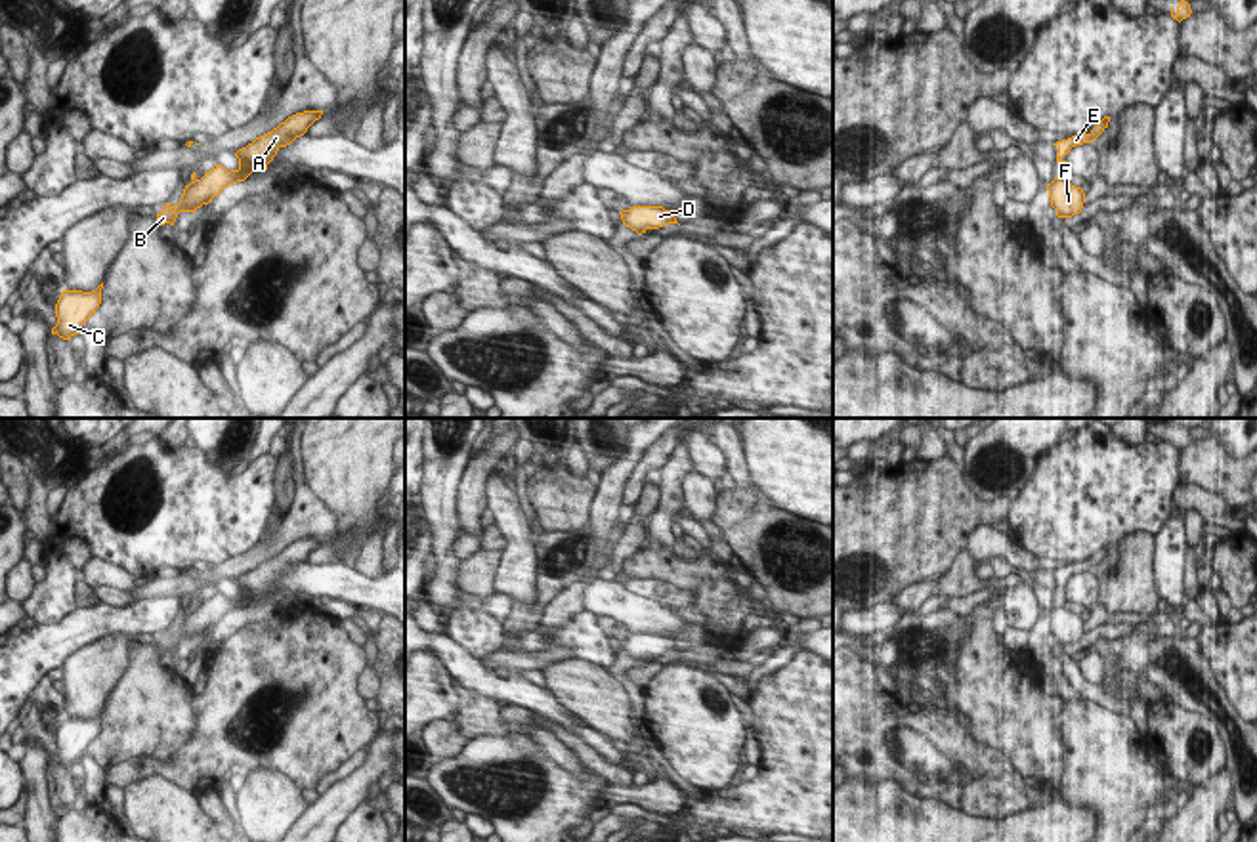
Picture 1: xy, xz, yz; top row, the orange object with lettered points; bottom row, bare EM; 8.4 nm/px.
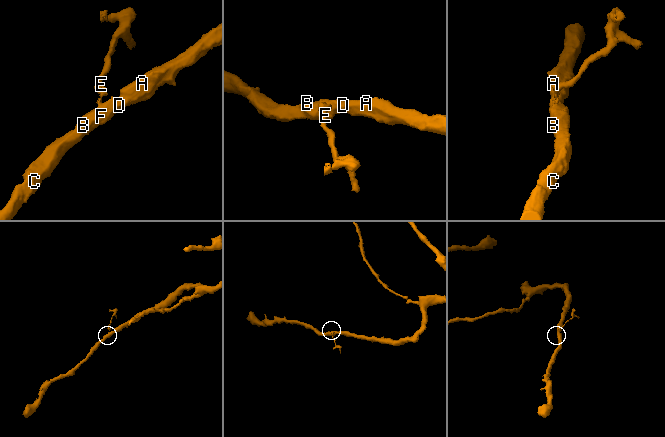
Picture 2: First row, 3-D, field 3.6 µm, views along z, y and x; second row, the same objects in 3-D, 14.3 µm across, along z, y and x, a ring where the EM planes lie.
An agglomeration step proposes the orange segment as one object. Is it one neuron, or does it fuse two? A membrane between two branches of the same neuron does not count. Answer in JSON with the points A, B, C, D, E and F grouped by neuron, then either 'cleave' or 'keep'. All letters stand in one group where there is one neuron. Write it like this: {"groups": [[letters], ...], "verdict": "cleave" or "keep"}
{"groups": [["A", "B", "C", "D", "F"], ["E"]], "verdict": "cleave"}

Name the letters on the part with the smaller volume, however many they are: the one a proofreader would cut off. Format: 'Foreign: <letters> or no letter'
Foreign: E

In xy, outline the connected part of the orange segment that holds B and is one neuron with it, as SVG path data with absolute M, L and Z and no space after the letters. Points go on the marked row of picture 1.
M304 111L288 116L271 132L256 137L246 147L239 149L235 157L239 158L239 168L227 172L222 164L216 164L201 179L185 185L183 195L176 206L166 202L162 212L157 214L160 225L174 225L180 212L193 212L202 204L212 202L227 185L245 181L252 172L267 170L281 147L290 145L296 137L304 136L308 128L319 120L323 111Z

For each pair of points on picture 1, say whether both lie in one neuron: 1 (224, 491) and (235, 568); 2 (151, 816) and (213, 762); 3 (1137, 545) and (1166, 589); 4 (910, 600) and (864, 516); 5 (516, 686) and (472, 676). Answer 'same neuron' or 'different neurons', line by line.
1: different neurons
2: different neurons
3: different neurons
4: different neurons
5: same neuron

